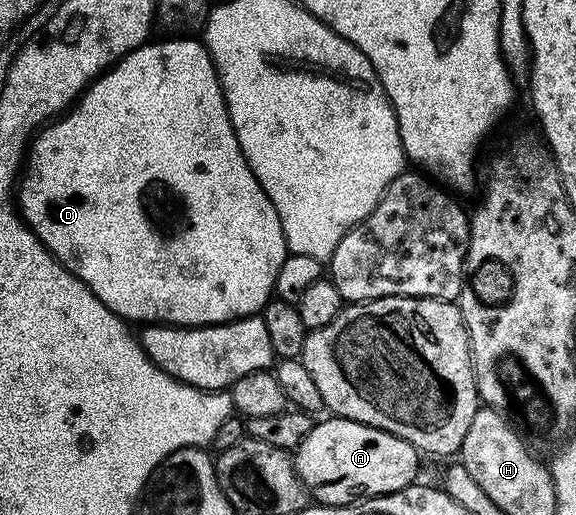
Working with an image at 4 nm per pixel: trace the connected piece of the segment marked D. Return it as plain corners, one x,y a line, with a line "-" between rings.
172,36
167,39
169,42
149,41
137,46
105,70
76,99
70,112
49,121
33,137
26,151
26,169
18,182
18,213
38,236
40,243
71,274
79,274
90,292
94,292
94,296
98,296
98,300
102,300
110,312
132,324
220,326
224,322
234,322
237,318
259,315
273,297
278,268
282,268
290,253
282,232
282,220
278,220
278,212
270,196
266,196
240,151
238,136
230,124
224,89
220,87
220,78
212,63
209,47
204,47
194,39
192,36

